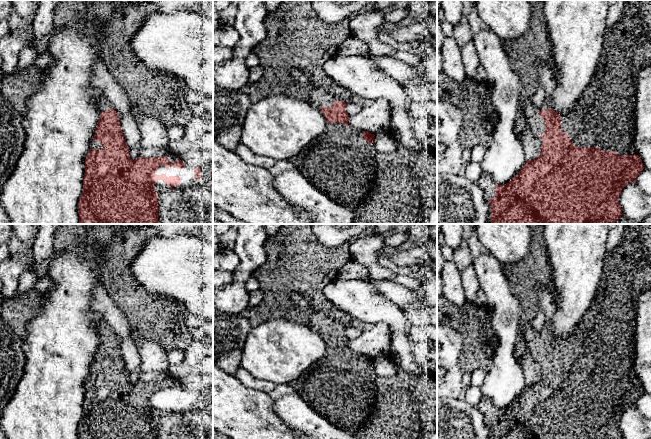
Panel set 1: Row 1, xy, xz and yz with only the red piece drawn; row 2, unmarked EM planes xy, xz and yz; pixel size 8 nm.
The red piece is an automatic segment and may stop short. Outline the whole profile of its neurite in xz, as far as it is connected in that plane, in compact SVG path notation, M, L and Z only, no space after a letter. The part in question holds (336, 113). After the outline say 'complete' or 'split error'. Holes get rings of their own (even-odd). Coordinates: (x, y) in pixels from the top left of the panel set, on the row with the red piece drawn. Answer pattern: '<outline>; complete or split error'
M312 93L309 103L318 107L324 115L326 129L289 161L330 199L344 207L355 209L374 187L375 157L378 153L374 146L375 135L350 127L349 115L345 110L347 103L331 93Z; split error

